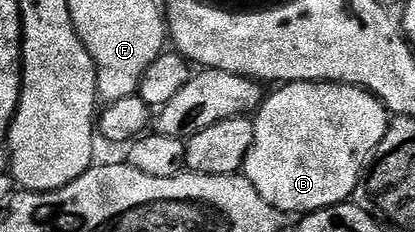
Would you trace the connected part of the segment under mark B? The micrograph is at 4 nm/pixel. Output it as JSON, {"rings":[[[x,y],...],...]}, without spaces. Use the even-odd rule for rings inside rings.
{"rings":[[[289,82],[272,90],[275,91],[272,94],[270,91],[264,97],[257,113],[254,115],[253,144],[243,161],[241,171],[243,177],[249,180],[249,184],[253,184],[253,188],[257,188],[261,200],[265,200],[275,210],[287,216],[290,216],[290,214],[295,214],[294,216],[311,214],[315,210],[324,210],[330,206],[336,206],[348,201],[354,195],[359,179],[362,178],[368,162],[374,158],[376,148],[381,144],[381,140],[385,140],[385,132],[389,125],[387,107],[383,105],[378,96],[370,94],[368,90],[363,90],[359,86],[346,86],[340,82]]]}

